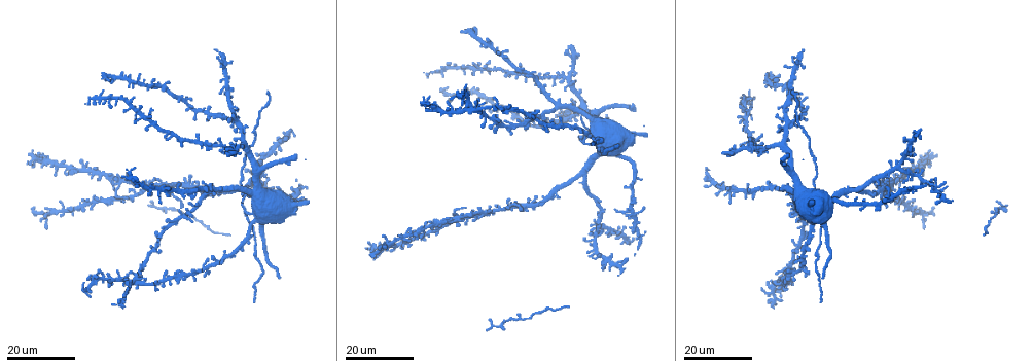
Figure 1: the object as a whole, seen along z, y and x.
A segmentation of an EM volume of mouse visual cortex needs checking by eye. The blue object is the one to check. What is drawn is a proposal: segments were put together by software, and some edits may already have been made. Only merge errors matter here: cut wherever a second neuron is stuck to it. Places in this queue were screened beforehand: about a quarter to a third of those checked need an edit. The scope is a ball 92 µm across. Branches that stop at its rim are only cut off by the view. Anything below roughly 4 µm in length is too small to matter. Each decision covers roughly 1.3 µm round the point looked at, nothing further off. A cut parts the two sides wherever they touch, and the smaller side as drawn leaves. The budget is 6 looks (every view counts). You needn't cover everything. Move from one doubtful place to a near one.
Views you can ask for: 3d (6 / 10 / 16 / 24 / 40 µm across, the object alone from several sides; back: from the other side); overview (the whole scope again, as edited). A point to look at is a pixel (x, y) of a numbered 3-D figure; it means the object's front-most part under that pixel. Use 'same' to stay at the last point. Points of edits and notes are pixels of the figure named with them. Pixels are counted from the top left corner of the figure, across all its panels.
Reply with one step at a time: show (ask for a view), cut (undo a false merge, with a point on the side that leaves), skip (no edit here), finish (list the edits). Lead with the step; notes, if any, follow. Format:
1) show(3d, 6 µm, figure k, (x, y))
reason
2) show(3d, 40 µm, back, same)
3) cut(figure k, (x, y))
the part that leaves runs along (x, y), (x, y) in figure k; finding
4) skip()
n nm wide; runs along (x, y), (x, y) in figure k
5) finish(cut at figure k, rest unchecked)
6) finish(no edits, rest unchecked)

show(3d, 16 µm, figure 1, (121, 179))
looks like a crossing

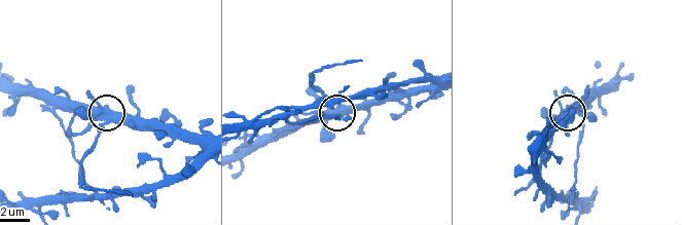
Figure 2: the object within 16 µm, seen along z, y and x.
show(3d, 10 µm, figure 2, (338, 106))
closer look

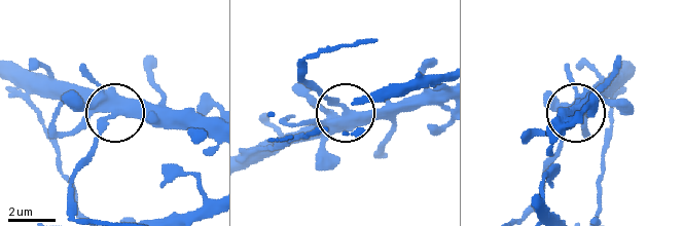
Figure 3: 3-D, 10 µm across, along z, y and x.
show(3d, 6 µm, figure 3, (344, 116))

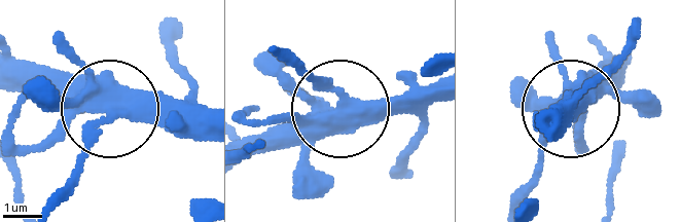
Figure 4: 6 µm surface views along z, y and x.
cut(figure 4, (77, 175))
side arm 9 µm; the part that leaves runs along (331, 87), (286, 54) in figure 4; a second neuron is stuck on

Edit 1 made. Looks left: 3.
show(3d, 24 µm, figure 1, (924, 217))
looks like a crossing

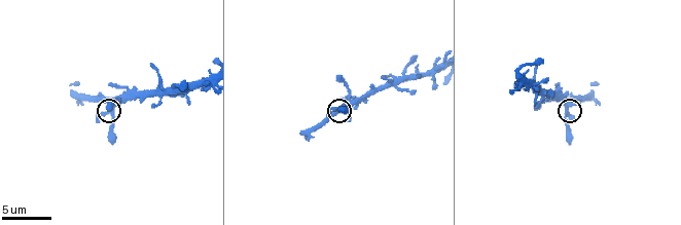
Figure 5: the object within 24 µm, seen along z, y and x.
show(3d, 6 µm, figure 5, (565, 106))

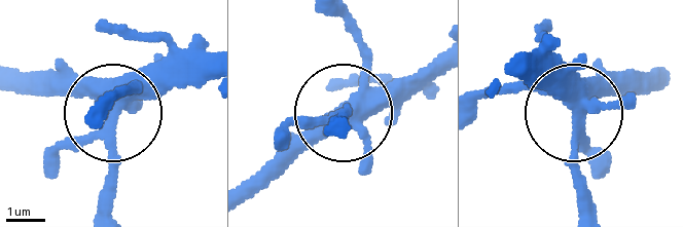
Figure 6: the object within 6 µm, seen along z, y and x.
skip()
runs along (512, 61), (568, 110), (581, 209) in figure 6; one neuron here

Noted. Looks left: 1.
finish(cut at figure 4, rest unchecked)

